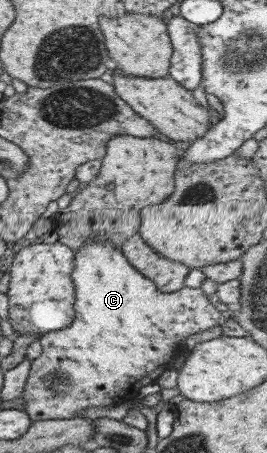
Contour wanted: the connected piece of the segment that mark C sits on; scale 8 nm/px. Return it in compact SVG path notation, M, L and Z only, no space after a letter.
M90 238L74 251L74 268L70 272L74 284L74 320L62 330L38 338L40 355L31 361L21 398L24 412L31 421L74 418L76 412L94 406L108 406L134 399L138 389L168 374L172 350L188 336L204 332L216 325L220 311L212 305L200 288L182 287L176 292L160 292L142 276L120 250L106 240Z

